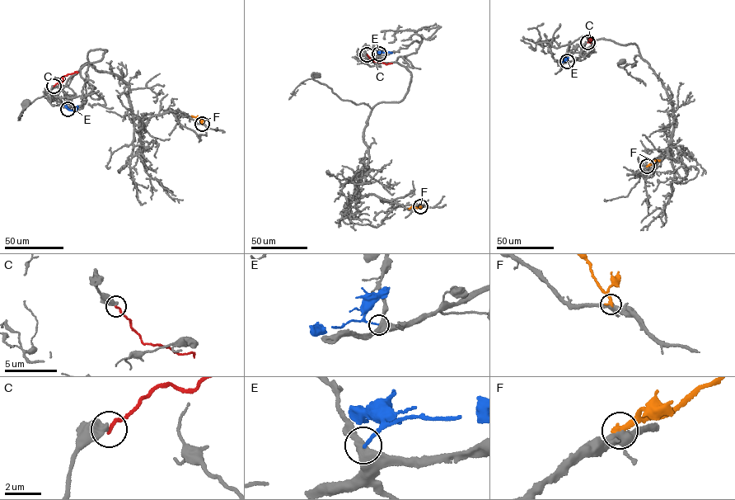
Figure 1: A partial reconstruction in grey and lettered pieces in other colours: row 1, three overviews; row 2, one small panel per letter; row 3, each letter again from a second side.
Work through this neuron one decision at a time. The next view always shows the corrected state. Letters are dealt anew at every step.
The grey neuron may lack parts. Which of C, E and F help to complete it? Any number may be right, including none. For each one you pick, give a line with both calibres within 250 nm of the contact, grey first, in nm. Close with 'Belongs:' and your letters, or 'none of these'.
Belongs: none of these

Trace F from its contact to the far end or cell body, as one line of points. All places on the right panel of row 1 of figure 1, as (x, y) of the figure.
F: (647, 166), (656, 160), (660, 160)

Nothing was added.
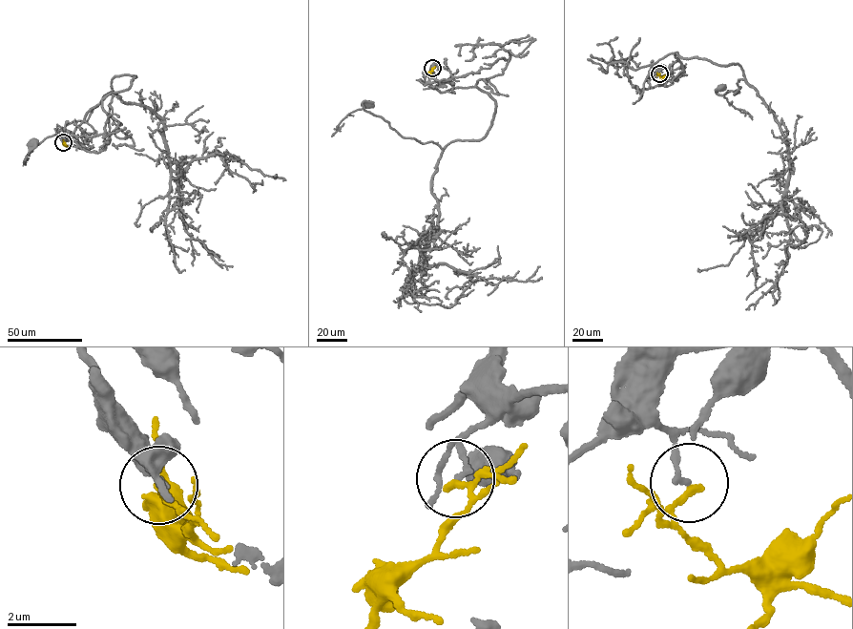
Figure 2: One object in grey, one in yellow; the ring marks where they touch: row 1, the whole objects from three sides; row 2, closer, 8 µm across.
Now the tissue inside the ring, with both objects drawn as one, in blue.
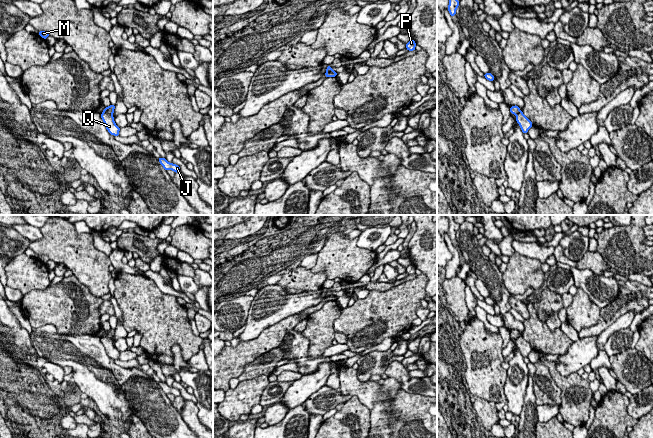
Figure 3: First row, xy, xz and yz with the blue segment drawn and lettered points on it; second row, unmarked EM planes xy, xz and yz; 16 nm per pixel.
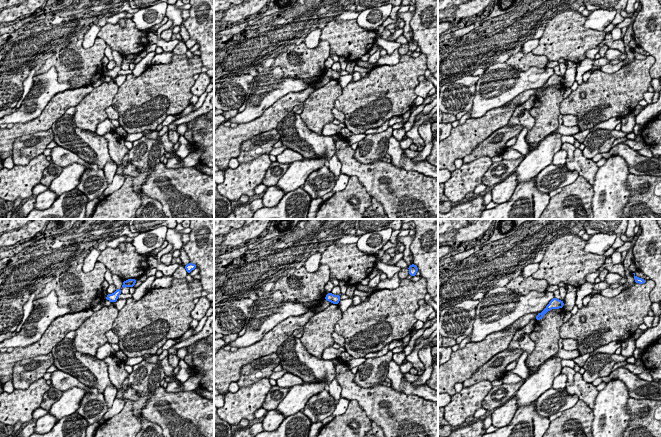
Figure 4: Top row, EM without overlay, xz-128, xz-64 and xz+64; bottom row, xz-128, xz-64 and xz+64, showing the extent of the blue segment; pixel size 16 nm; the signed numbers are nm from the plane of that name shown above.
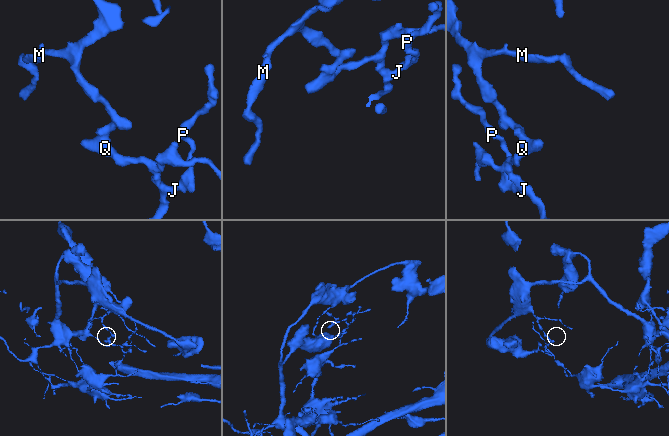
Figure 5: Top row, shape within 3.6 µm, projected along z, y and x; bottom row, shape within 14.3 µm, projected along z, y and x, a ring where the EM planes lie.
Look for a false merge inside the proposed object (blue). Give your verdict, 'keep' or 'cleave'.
cleave

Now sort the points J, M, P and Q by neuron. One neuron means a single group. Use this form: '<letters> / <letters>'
J P Q / M

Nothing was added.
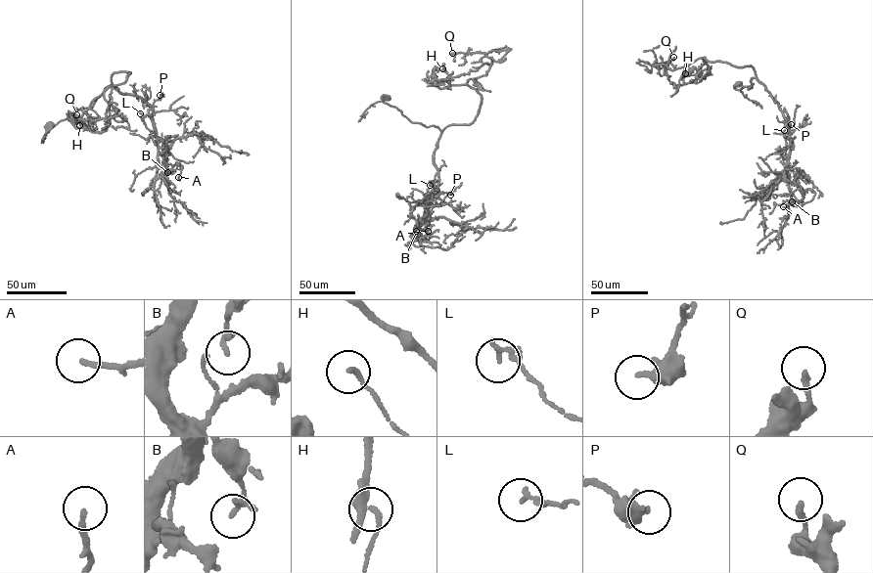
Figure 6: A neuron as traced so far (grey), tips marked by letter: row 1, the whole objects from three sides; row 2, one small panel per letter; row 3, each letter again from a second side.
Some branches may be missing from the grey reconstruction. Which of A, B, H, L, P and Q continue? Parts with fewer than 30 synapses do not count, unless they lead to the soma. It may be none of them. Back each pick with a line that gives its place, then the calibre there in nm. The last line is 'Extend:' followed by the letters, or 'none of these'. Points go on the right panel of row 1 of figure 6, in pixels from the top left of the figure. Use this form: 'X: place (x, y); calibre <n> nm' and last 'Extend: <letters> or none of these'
Extend: none of these

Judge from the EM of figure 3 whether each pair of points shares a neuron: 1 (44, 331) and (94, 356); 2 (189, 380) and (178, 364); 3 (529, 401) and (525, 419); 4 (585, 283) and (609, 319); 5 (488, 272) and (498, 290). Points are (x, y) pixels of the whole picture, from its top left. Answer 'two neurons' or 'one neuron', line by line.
1: one neuron
2: two neurons
3: one neuron
4: two neurons
5: one neuron

